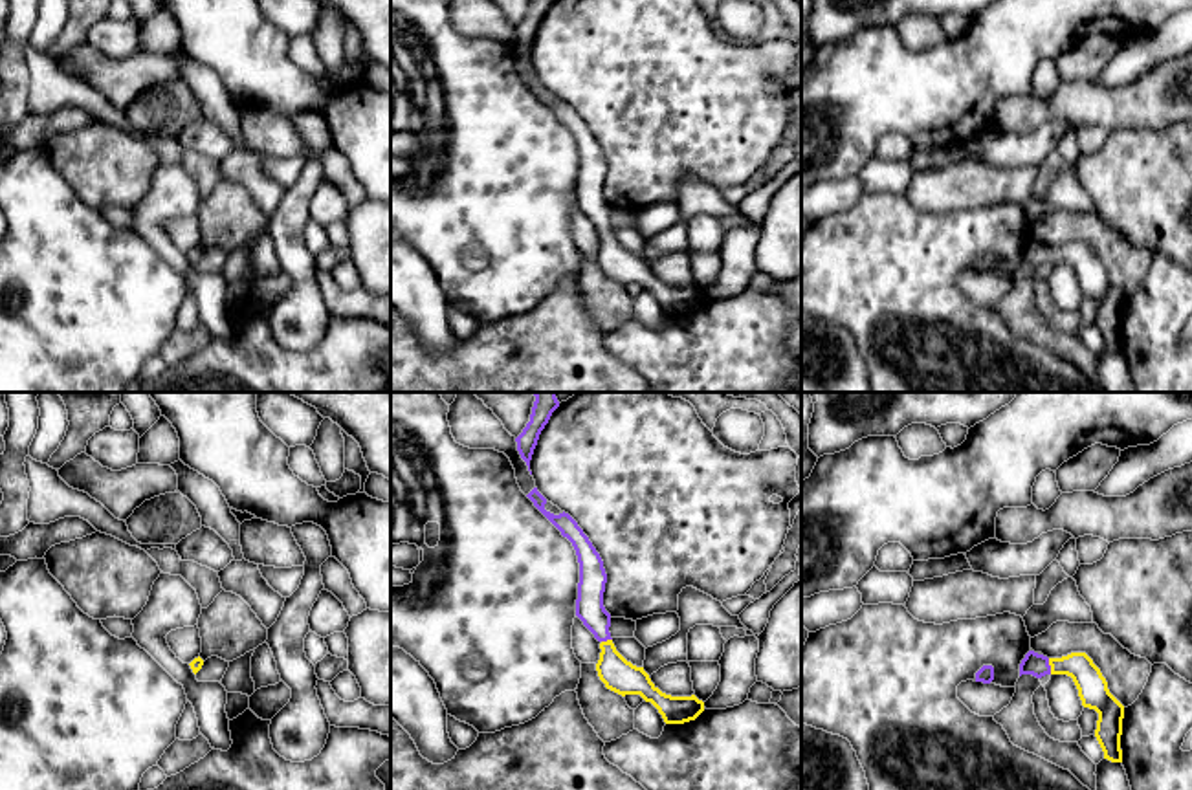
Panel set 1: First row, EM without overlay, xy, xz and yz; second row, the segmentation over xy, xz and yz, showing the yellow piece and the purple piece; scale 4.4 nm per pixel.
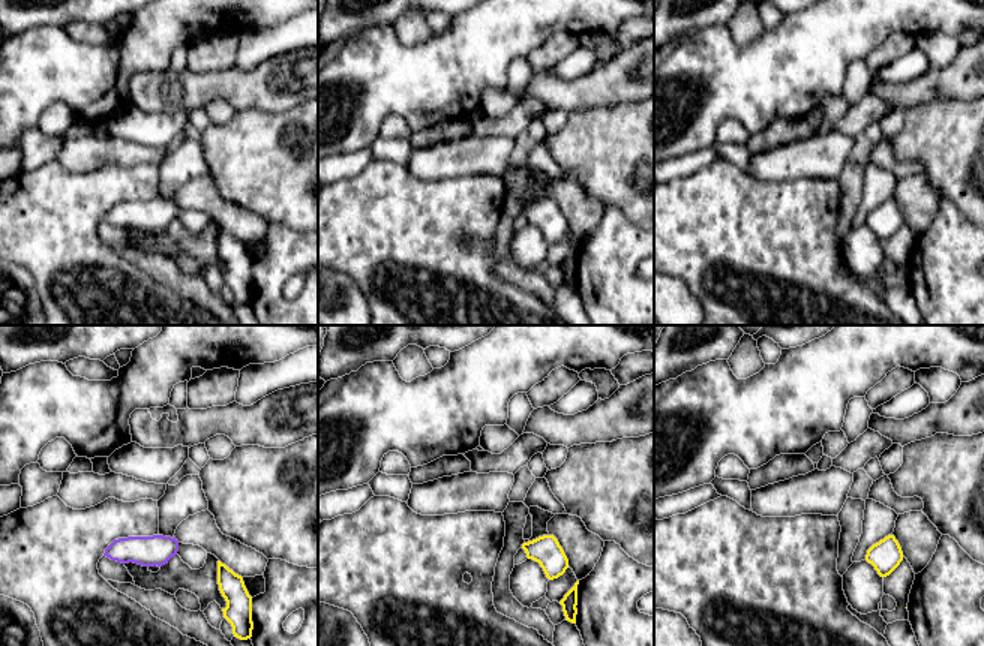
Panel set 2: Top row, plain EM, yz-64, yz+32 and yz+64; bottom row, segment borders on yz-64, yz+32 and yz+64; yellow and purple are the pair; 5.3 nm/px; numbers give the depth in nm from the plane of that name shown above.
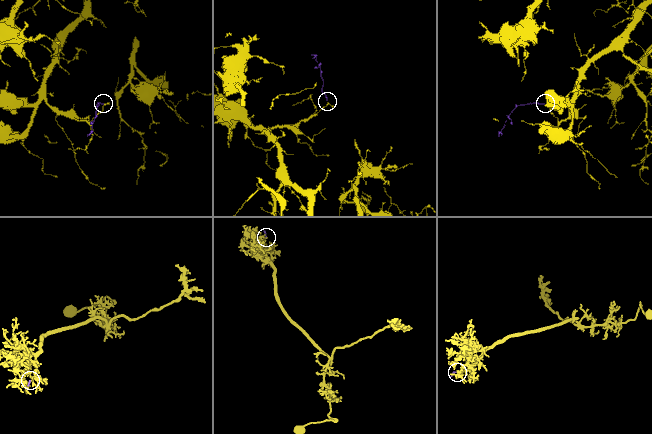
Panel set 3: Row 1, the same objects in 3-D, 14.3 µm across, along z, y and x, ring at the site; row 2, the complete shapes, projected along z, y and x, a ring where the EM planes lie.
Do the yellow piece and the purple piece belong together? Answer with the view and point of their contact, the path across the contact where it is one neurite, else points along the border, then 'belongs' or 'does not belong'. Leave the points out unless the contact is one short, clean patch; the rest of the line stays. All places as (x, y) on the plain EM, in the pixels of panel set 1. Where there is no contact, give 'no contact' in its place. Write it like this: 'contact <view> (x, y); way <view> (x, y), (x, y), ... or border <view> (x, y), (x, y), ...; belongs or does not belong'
contact yz (1049, 253); way yz (1092, 275), (1071, 255), (1049, 253), (1035, 253); belongs

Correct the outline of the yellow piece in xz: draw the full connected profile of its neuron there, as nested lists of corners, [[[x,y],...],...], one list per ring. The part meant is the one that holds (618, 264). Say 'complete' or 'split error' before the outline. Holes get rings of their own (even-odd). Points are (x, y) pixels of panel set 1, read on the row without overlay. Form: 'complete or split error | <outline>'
split error | [[[534,77],[526,84],[534,95],[567,126],[578,145],[579,172],[576,189],[576,205],[600,231],[600,249],[596,260],[607,279],[625,286],[640,284],[646,291],[651,291],[662,304],[666,313],[684,313],[695,310],[704,301],[704,291],[695,284],[671,286],[662,282],[644,260],[627,251],[614,236],[609,216],[611,203],[603,196],[603,181],[607,163],[603,150],[589,126],[578,115],[568,103],[554,104],[545,99],[546,88]]]

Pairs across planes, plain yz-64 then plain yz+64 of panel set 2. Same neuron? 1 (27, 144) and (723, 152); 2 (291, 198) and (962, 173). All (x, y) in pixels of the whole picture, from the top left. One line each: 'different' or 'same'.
1: same
2: same

